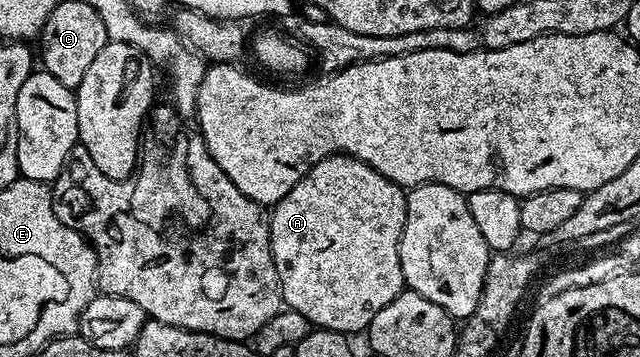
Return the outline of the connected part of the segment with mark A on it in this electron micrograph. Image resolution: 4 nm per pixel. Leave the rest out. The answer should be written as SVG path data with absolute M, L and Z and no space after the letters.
M334 155L315 163L315 167L306 171L303 179L299 183L295 183L295 187L291 187L291 191L287 191L287 195L283 195L283 199L272 206L267 220L269 222L269 246L273 252L275 271L279 275L282 302L288 308L299 311L301 315L306 316L314 328L354 335L353 333L364 334L369 328L371 319L375 319L375 315L379 315L379 311L383 311L383 307L387 307L387 303L391 303L391 299L398 297L406 288L403 267L401 266L401 236L407 215L407 207L405 206L407 193L402 186L392 181L385 173L380 173L378 169L368 165L366 161L362 161L360 156L349 156Z

